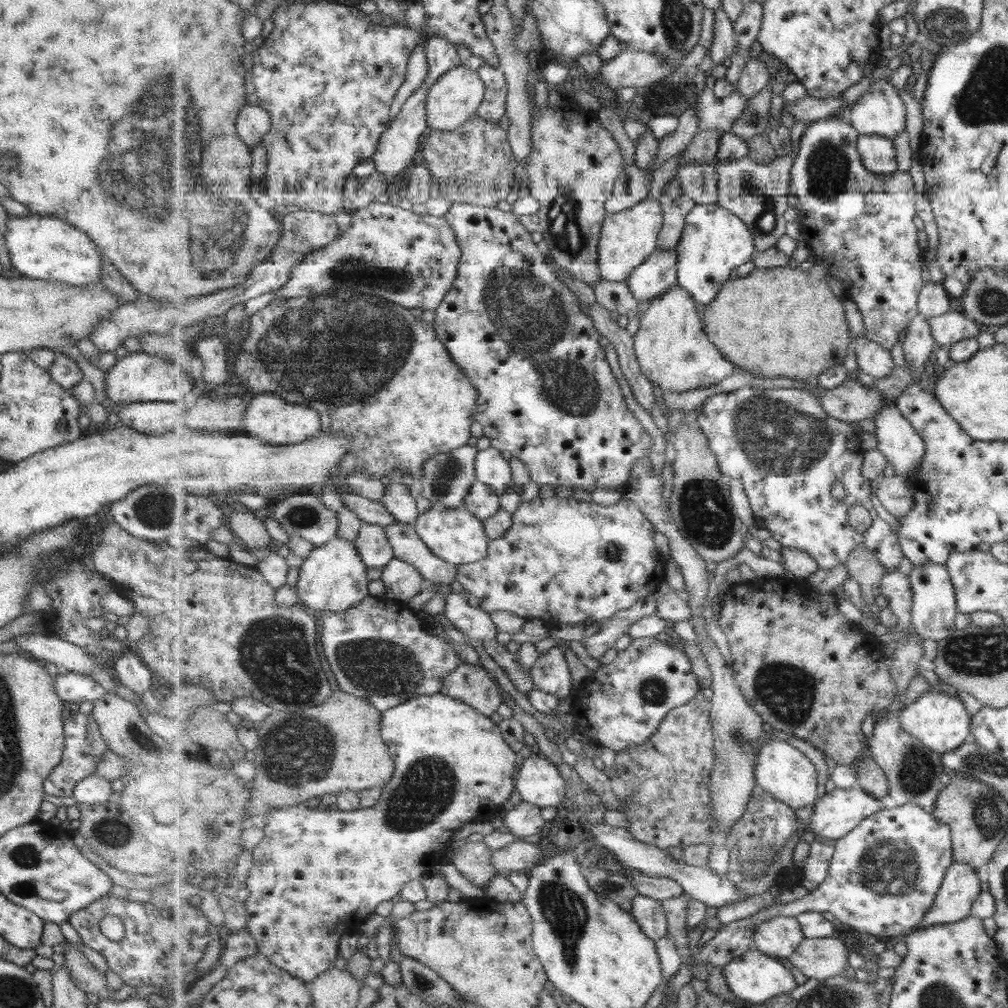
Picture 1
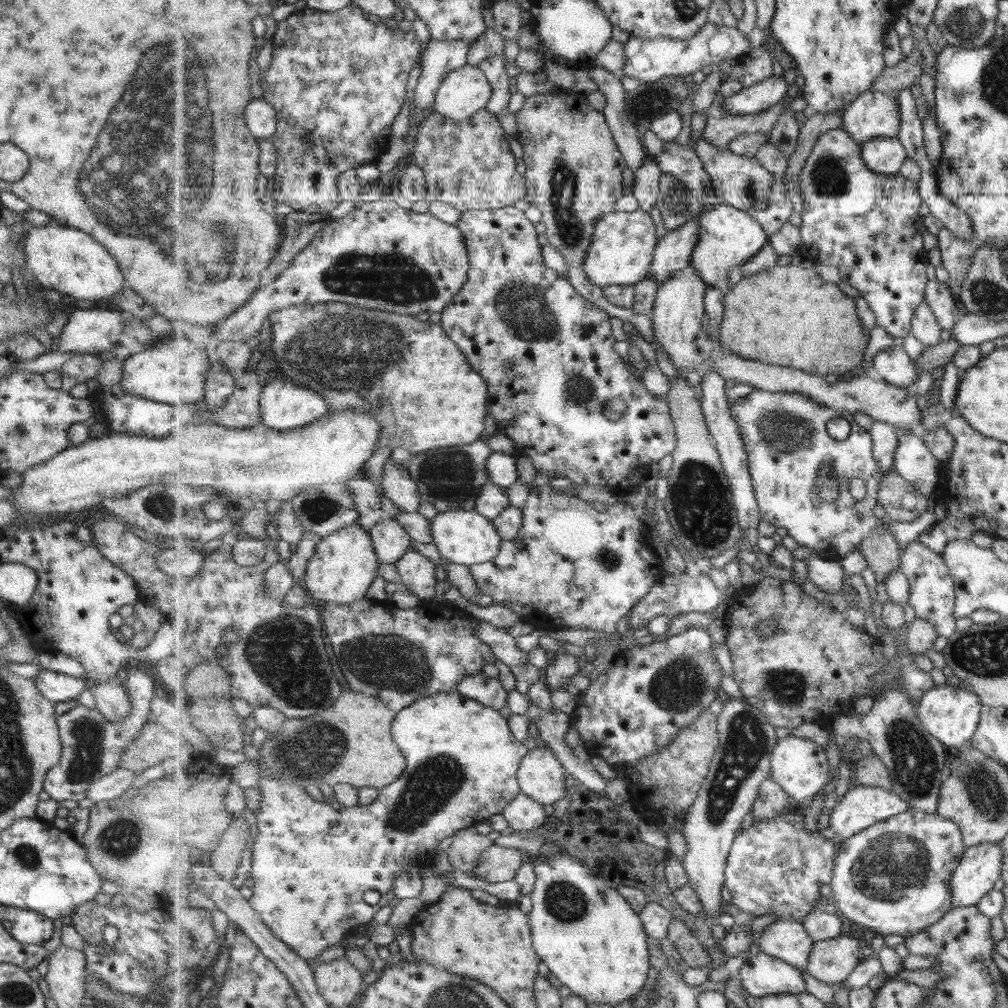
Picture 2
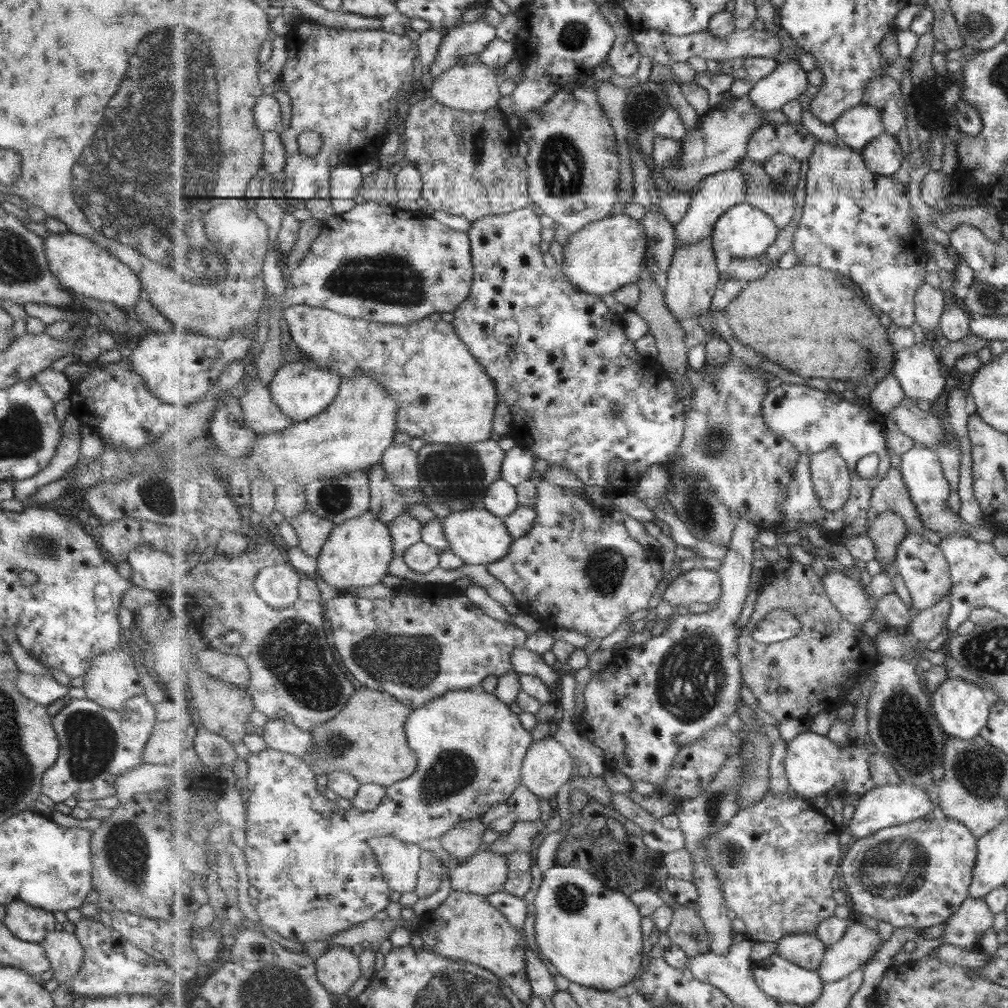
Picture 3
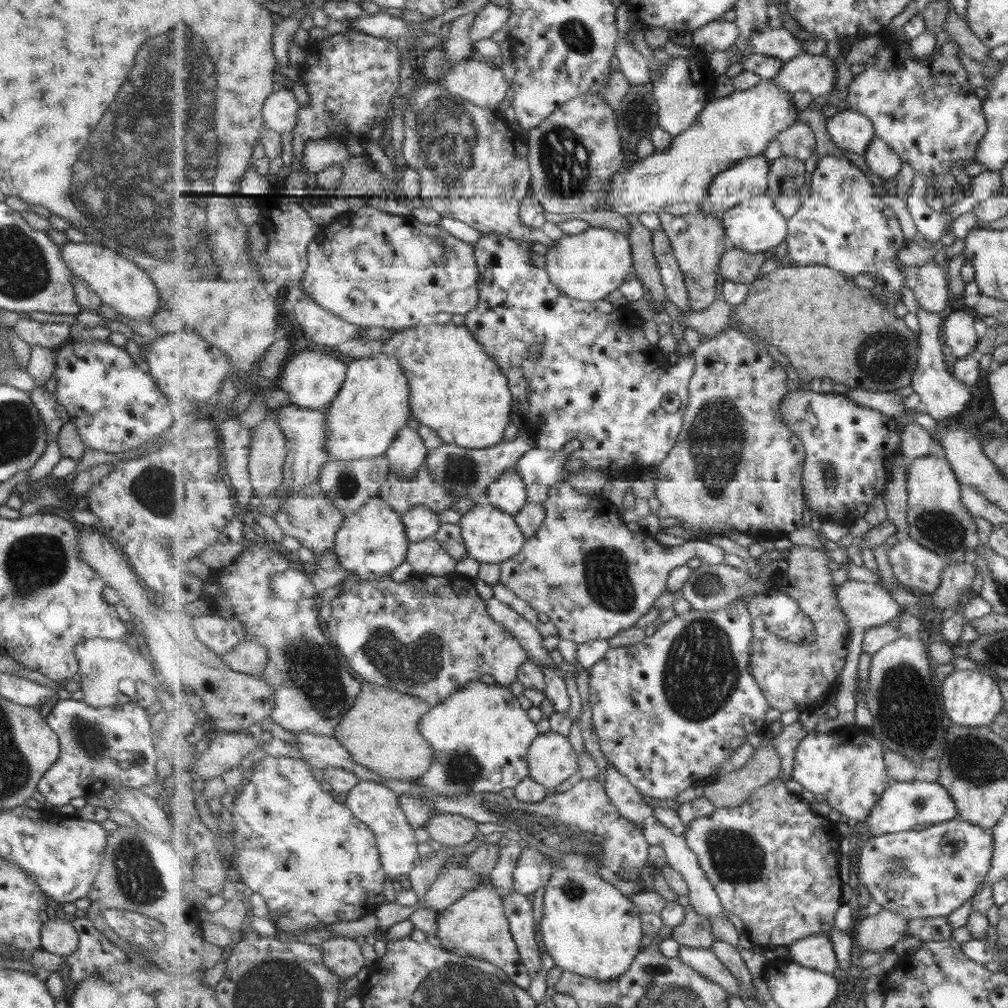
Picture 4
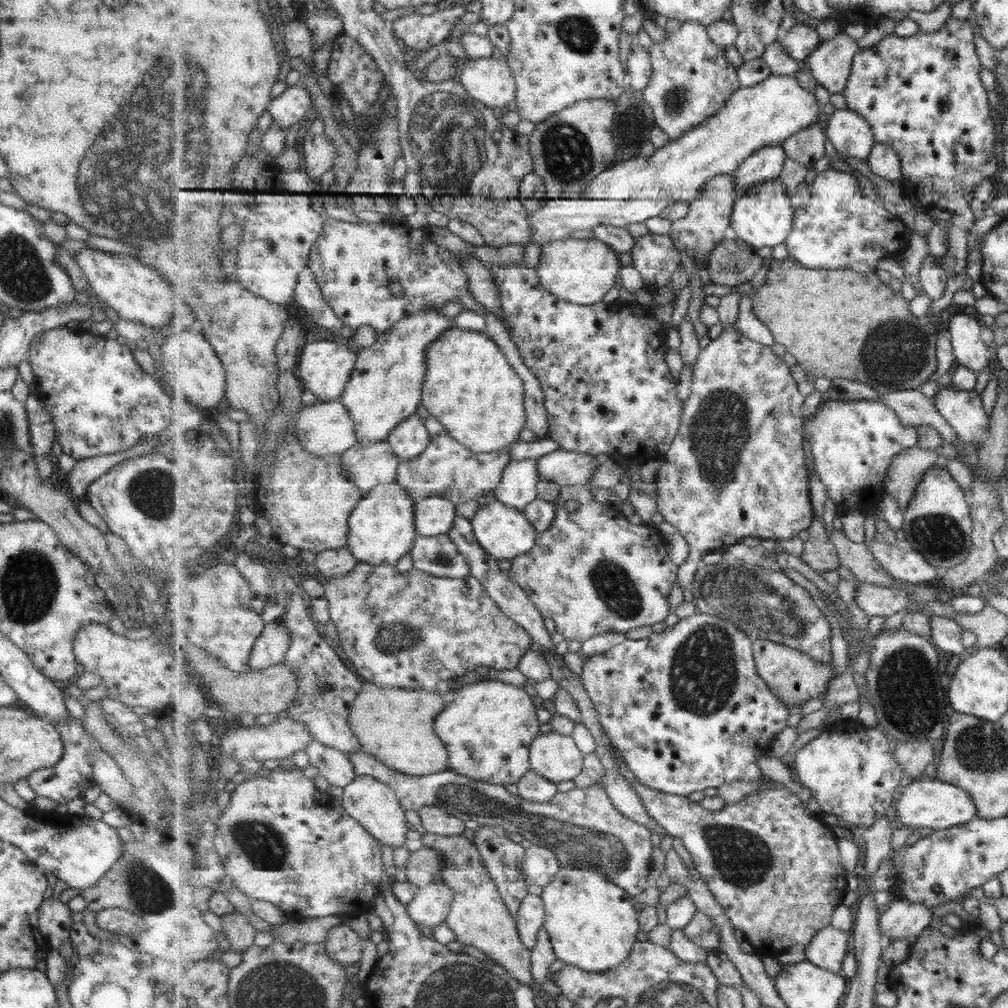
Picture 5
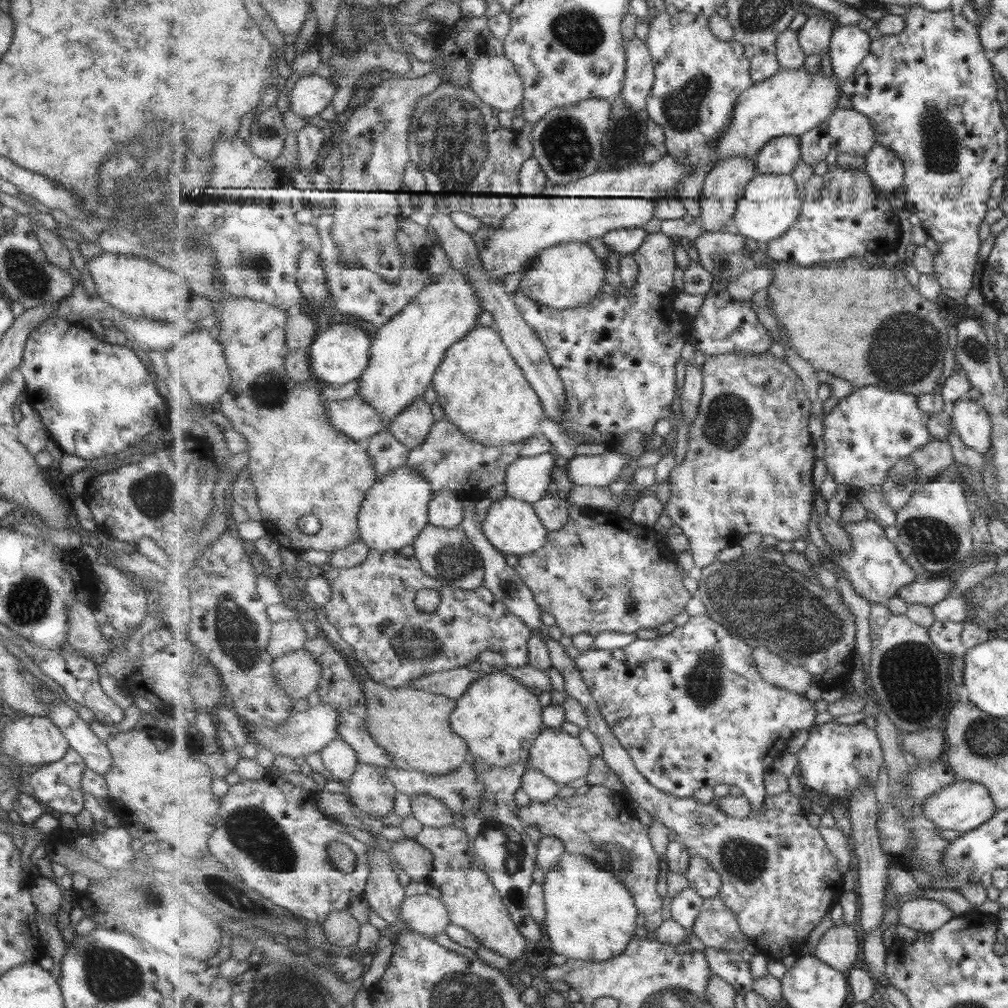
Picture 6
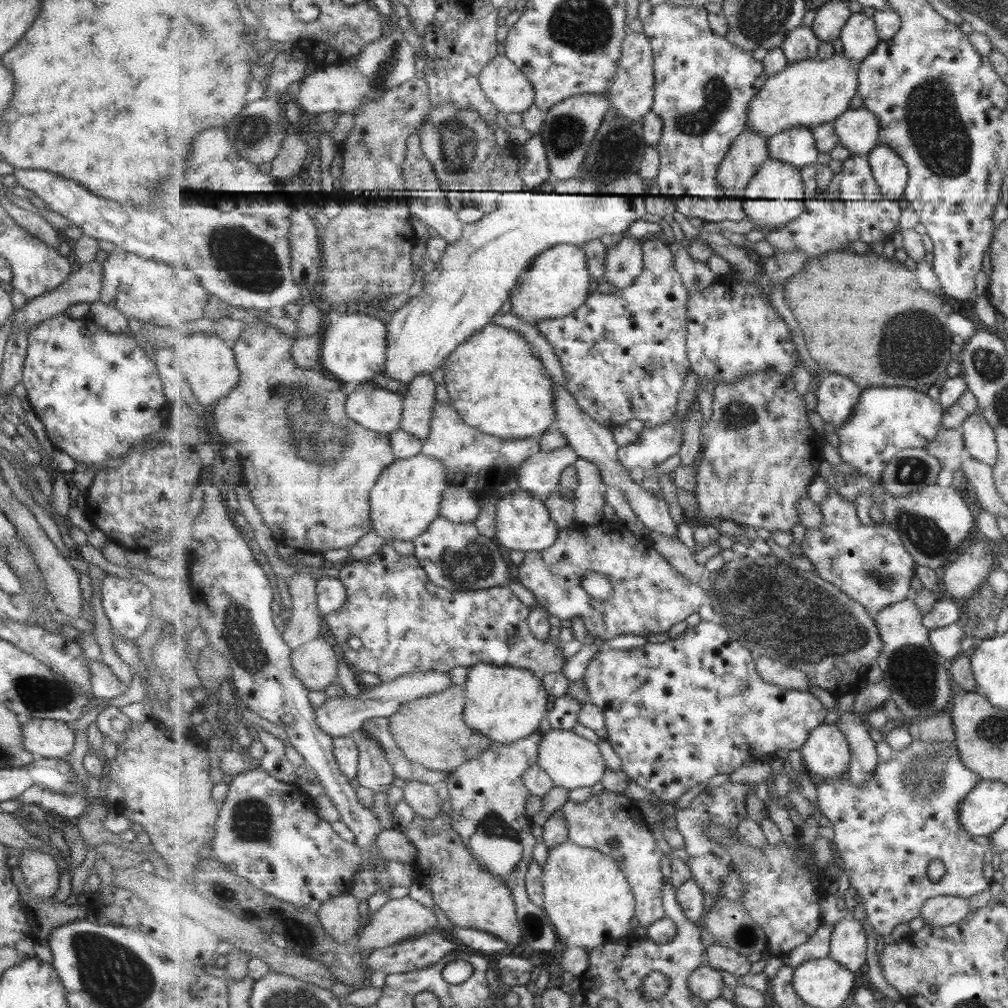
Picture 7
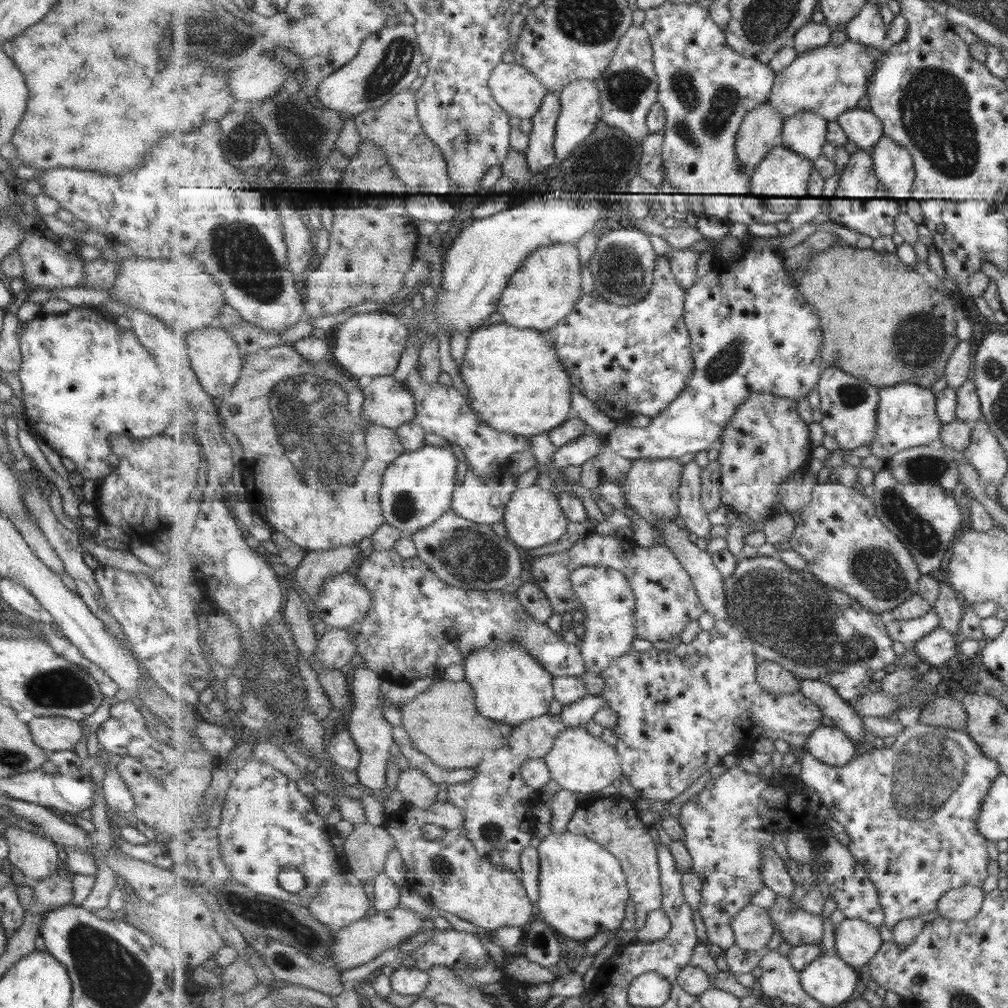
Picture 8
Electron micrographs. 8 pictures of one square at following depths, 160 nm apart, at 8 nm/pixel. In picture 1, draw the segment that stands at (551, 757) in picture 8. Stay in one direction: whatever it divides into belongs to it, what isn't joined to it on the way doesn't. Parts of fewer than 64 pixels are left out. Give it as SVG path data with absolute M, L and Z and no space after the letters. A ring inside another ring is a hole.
M535 752L524 759L518 771L521 801L541 808L557 808L565 800L567 781L549 759Z

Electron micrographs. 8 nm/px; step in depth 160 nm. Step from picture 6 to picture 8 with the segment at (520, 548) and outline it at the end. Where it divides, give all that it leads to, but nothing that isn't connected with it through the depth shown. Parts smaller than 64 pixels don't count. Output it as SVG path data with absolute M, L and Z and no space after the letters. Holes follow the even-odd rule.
M532 484L526 488L517 489L511 497L504 516L507 536L521 549L539 548L551 542L557 542L565 532L569 519L561 508L559 492L547 491Z

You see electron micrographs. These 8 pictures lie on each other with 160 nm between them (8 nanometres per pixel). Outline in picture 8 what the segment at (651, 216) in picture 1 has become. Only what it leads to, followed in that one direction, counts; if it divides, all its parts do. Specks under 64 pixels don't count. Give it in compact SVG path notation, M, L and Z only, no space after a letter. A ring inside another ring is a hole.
M557 243L541 246L527 258L516 274L510 276L497 312L503 315L506 324L545 332L569 317L583 295L580 250L576 244Z

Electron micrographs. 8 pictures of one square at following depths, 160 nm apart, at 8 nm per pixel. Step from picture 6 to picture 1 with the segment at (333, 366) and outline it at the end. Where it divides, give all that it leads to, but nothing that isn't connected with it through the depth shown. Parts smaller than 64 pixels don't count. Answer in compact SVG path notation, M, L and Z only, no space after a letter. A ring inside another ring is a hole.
M275 393L253 396L244 416L244 423L247 434L265 442L271 442L273 445L297 445L299 442L317 438L322 432L320 412L300 404L287 402Z

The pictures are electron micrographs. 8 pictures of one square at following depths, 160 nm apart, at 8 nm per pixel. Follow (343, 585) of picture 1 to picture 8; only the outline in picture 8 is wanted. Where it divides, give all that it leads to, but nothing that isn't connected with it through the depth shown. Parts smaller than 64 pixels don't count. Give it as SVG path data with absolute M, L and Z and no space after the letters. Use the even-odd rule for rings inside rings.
M425 446L399 456L385 471L380 492L386 523L412 536L451 511L453 491L457 486L457 466L459 461L452 450L435 446Z

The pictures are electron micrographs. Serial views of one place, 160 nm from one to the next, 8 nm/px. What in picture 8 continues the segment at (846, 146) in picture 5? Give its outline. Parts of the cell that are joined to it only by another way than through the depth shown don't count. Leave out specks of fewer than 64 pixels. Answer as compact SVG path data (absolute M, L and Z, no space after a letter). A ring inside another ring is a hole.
M861 108L852 109L839 117L838 123L858 149L873 152L884 136L884 124L877 114Z

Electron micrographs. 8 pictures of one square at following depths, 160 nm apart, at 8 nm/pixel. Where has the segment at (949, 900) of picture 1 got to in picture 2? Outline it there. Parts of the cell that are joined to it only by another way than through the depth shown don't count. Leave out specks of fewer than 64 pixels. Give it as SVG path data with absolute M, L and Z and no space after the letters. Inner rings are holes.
M982 842L977 847L969 847L965 850L965 856L961 860L961 866L953 874L950 880L950 887L953 895L953 908L965 908L974 906L980 902L980 899L988 894L993 888L993 883L1001 875L1001 853L1000 842Z

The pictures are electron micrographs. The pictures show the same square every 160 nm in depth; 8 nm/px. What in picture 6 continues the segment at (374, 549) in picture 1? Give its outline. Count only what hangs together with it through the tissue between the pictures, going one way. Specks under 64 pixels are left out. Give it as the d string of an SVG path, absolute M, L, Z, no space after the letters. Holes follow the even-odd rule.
M449 489L436 491L429 505L430 523L441 528L459 526L464 519L465 504L461 493Z

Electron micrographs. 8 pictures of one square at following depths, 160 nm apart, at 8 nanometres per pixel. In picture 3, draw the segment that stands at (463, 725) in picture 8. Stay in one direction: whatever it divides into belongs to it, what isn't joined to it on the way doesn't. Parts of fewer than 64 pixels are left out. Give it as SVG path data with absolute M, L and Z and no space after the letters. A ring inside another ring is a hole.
M361 686L351 695L347 706L331 720L316 724L310 733L314 736L314 756L304 756L304 760L312 766L316 774L329 775L332 772L350 772L361 784L379 784L383 787L395 785L403 779L408 779L417 770L416 752L409 746L405 732L405 723L414 708L405 706L392 694Z

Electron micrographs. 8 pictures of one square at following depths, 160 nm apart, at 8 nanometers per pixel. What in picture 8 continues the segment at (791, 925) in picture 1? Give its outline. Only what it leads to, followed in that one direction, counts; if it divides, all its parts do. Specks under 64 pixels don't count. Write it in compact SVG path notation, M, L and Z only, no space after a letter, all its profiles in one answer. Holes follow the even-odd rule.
M844 919L834 934L836 954L856 969L868 964L885 943L877 926L860 919Z

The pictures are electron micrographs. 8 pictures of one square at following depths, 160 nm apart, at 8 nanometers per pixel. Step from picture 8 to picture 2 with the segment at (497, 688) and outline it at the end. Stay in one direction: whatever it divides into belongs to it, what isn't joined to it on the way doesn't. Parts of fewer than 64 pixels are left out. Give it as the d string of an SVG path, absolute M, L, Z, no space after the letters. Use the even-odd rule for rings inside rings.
M456 690L449 693L436 693L435 695L426 696L424 699L419 699L411 706L401 710L396 716L397 720L392 724L392 735L396 740L397 746L404 752L407 768L405 769L405 776L401 775L395 782L380 789L380 796L378 800L371 805L358 805L350 808L341 808L335 810L330 808L328 801L323 800L317 802L309 796L309 792L297 785L289 785L283 783L280 778L277 778L268 766L264 764L264 760L259 760L258 764L262 768L261 780L257 788L260 790L262 798L259 806L259 813L256 818L258 820L257 828L259 835L254 840L252 846L252 866L249 876L253 879L253 895L248 899L251 906L260 914L261 920L264 924L279 938L283 943L288 944L301 958L304 958L308 963L314 967L313 960L325 952L327 948L341 944L341 938L347 937L349 930L357 930L357 926L367 925L370 923L375 914L385 908L393 898L396 897L396 878L401 871L405 871L407 867L417 867L423 869L425 872L431 870L434 863L437 846L441 840L447 837L453 837L461 830L477 825L479 821L485 821L491 818L494 814L502 814L505 807L522 794L520 788L520 781L518 780L518 770L521 766L521 761L524 756L528 754L527 746L517 740L517 737L509 728L508 718L501 716L501 712L497 709L491 708L488 705L481 704L480 701L473 700ZM367 890L376 890L380 893L380 901L376 905L369 905L365 902L363 894Z

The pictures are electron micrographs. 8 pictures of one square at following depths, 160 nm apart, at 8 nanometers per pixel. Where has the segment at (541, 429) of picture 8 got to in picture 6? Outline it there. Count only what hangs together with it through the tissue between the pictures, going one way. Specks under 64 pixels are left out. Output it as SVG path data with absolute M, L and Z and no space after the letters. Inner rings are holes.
M477 326L461 342L453 344L437 370L432 387L446 418L456 424L469 439L485 447L503 447L531 439L540 432L539 426L547 417L540 396L527 381L521 366L517 365L517 361L509 353L508 346L501 339L501 333L492 327Z

